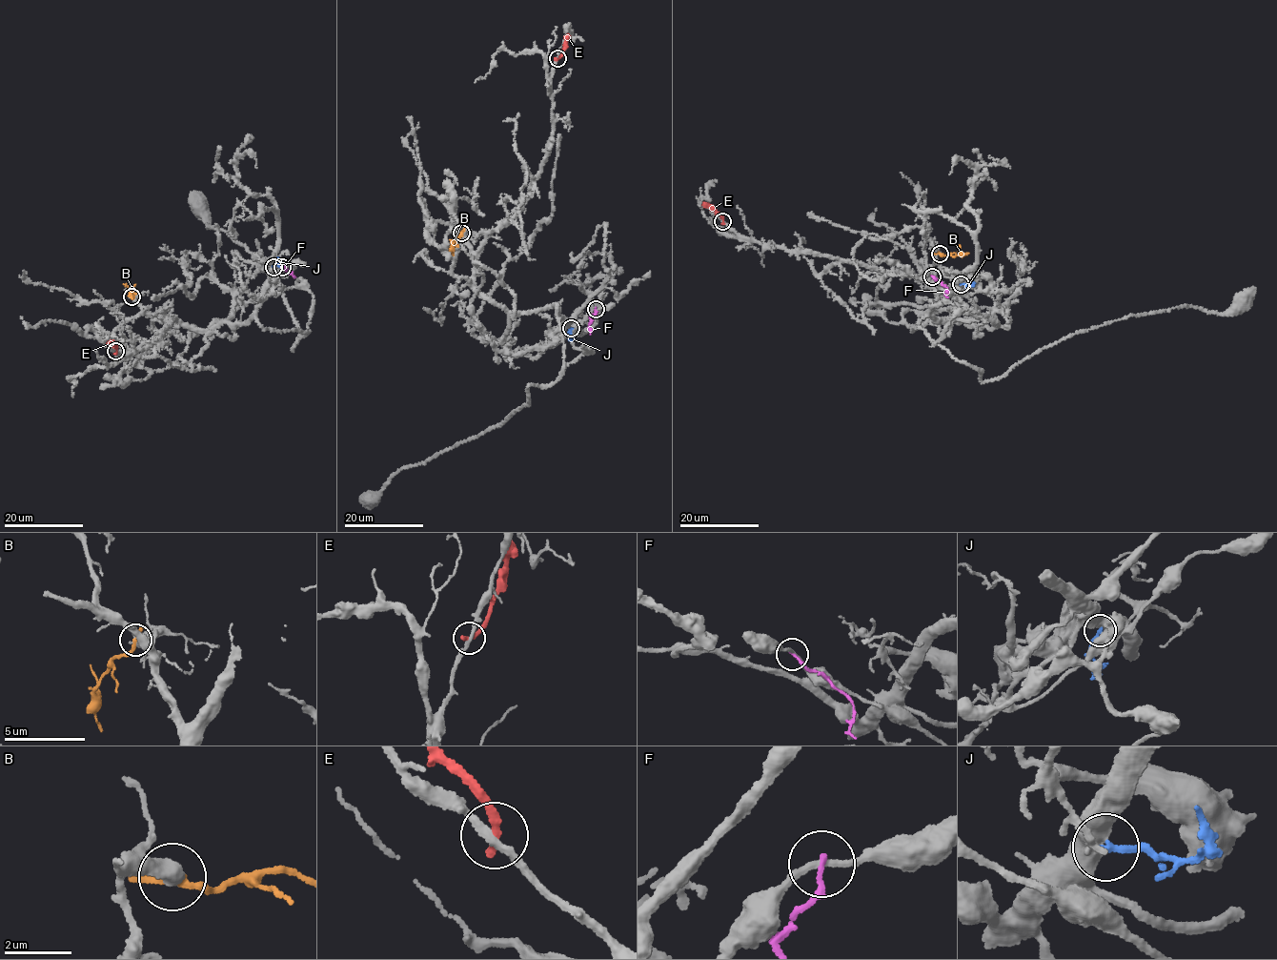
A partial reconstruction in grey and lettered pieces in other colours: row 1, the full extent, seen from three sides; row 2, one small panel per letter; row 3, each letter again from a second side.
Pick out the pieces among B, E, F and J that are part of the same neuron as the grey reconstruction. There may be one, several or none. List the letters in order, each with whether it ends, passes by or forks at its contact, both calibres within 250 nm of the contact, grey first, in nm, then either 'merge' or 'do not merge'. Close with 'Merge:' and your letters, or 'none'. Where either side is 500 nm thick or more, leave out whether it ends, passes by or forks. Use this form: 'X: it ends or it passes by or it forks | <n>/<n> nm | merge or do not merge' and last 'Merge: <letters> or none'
B: 600/200 nm | do not merge
E: it ends | 240/320 nm | do not merge
F: it ends | 180/180 nm | do not merge
J: it ends | 440/200 nm | do not merge
Merge: none

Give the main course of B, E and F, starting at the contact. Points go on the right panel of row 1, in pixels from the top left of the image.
B: (940, 254), (968, 254)
E: (722, 221), (719, 214), (703, 202)
F: (932, 276), (945, 288), (947, 297)

